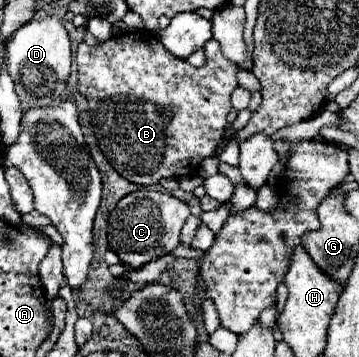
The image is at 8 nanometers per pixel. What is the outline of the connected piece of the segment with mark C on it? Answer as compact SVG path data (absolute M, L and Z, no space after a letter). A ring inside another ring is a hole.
M140 188L126 194L108 218L108 248L120 258L122 264L140 268L150 260L170 254L180 244L180 228L190 216L186 202L168 192Z

